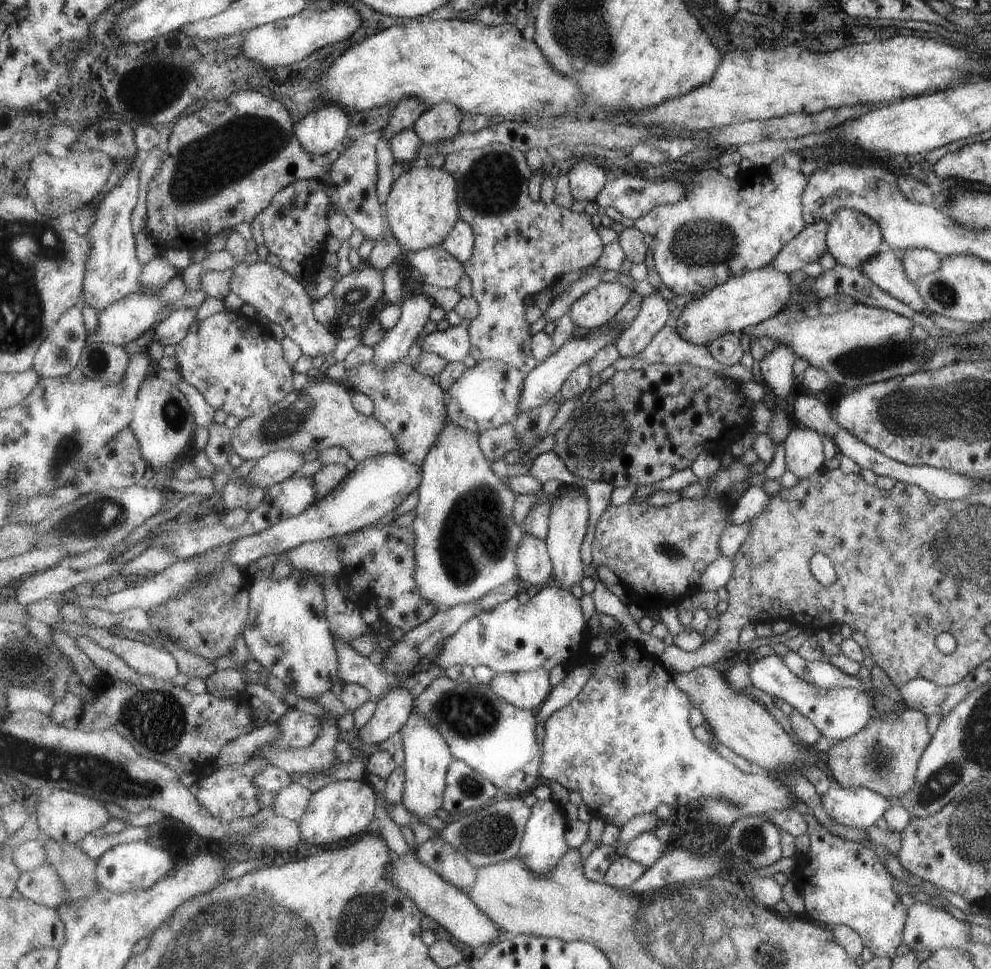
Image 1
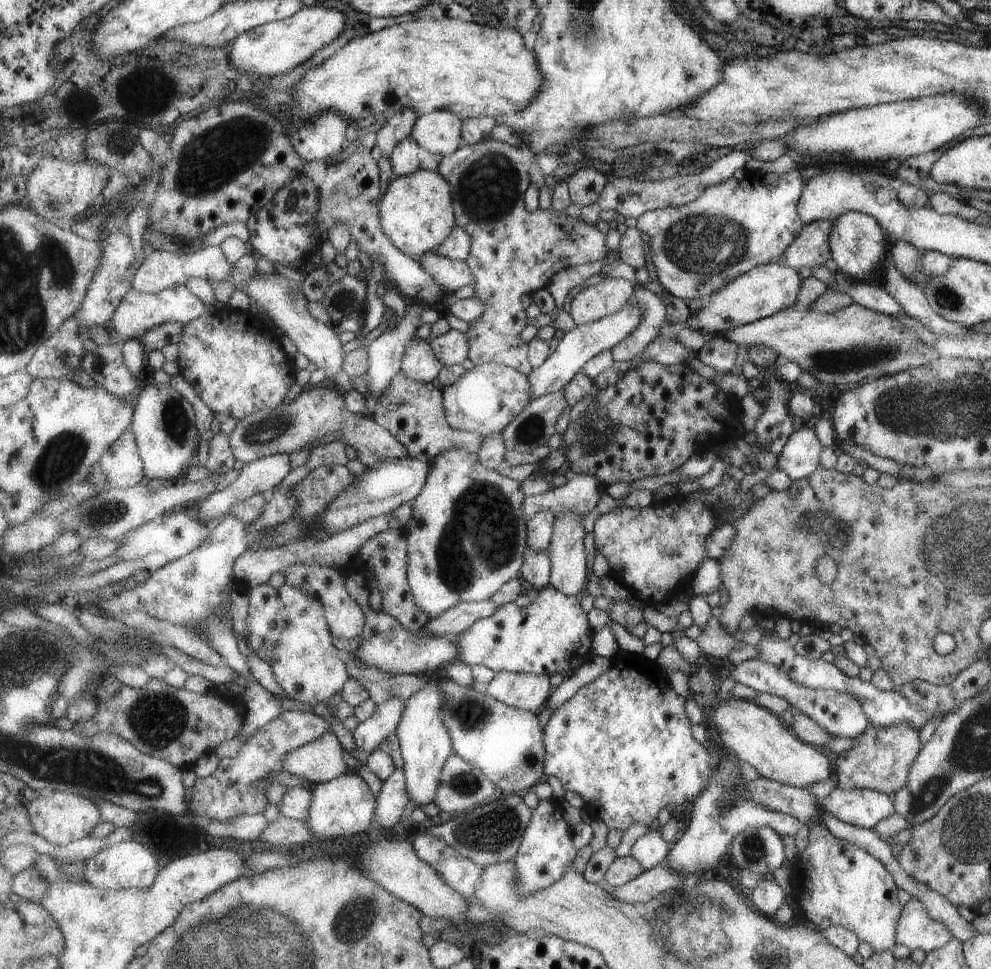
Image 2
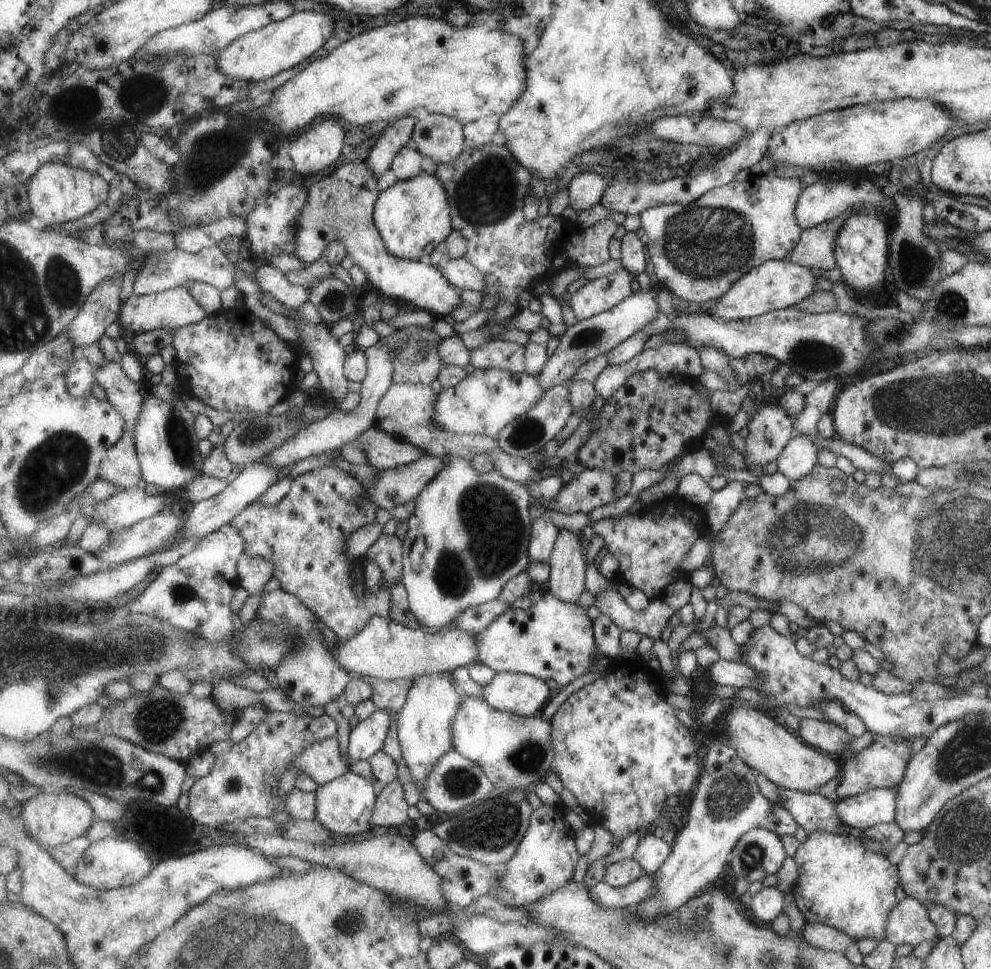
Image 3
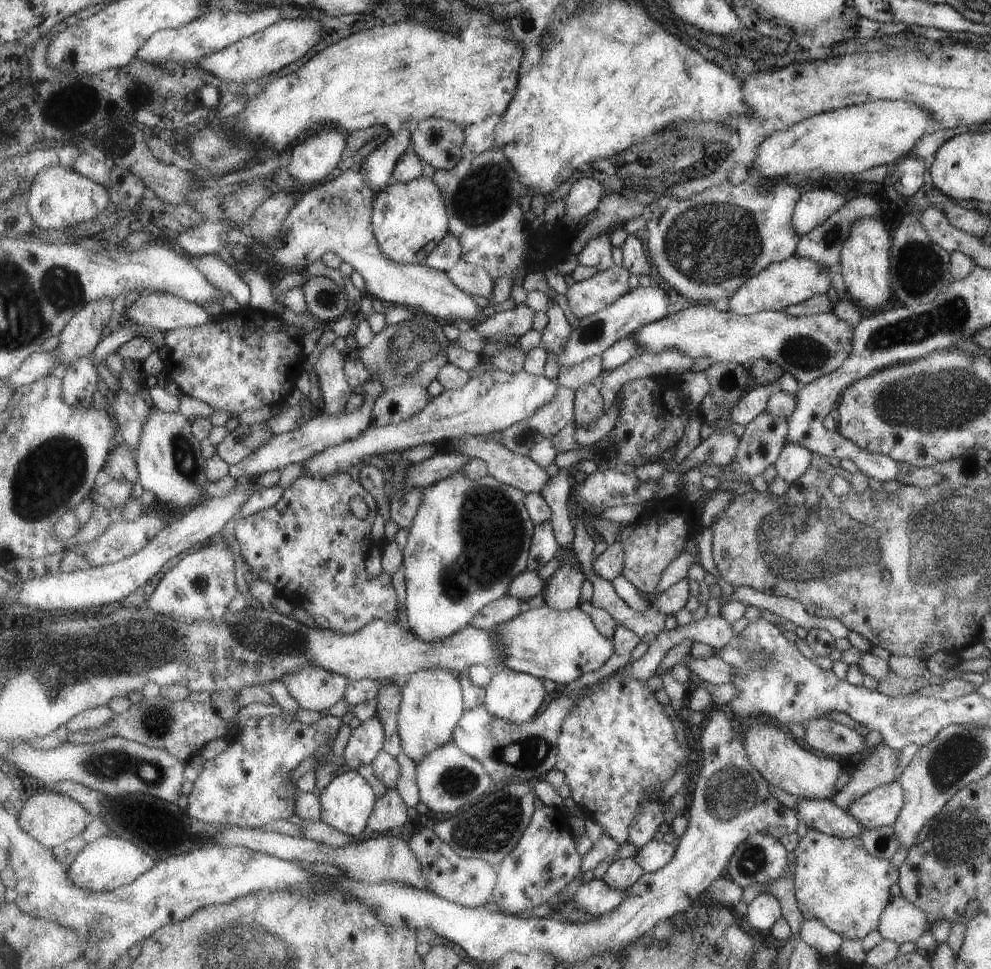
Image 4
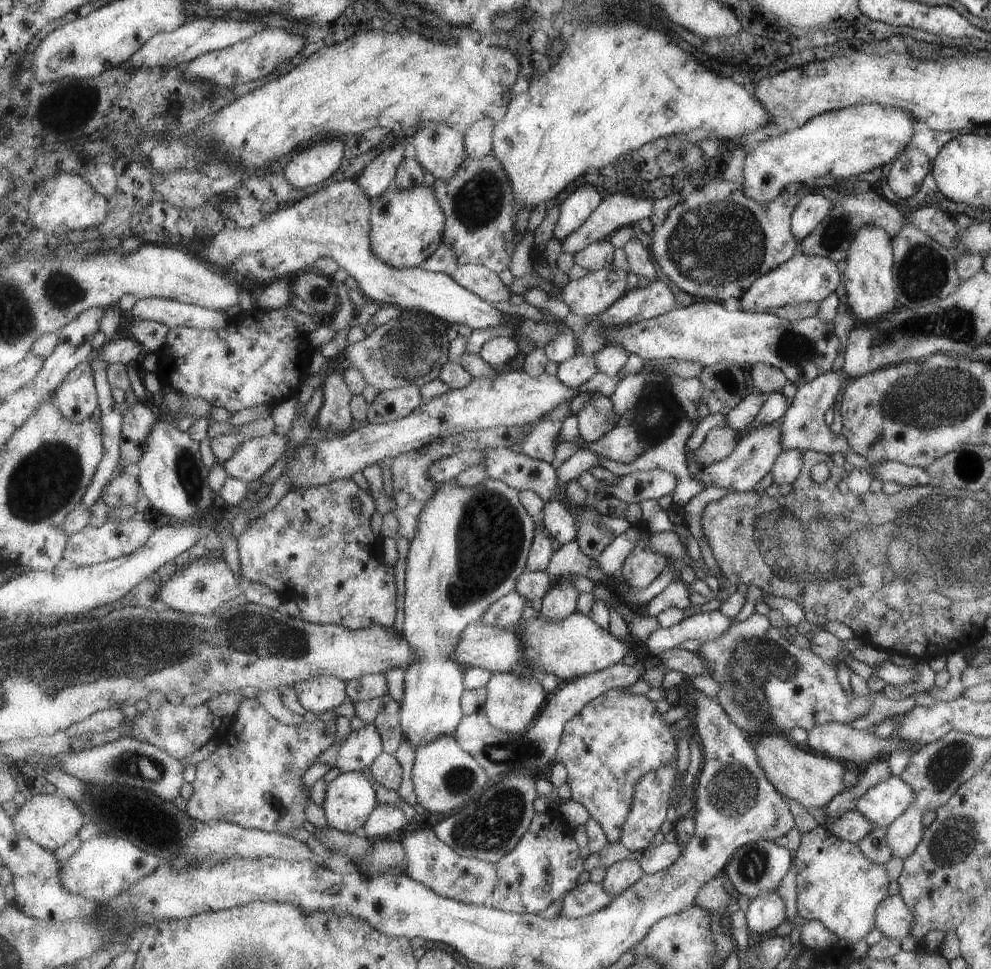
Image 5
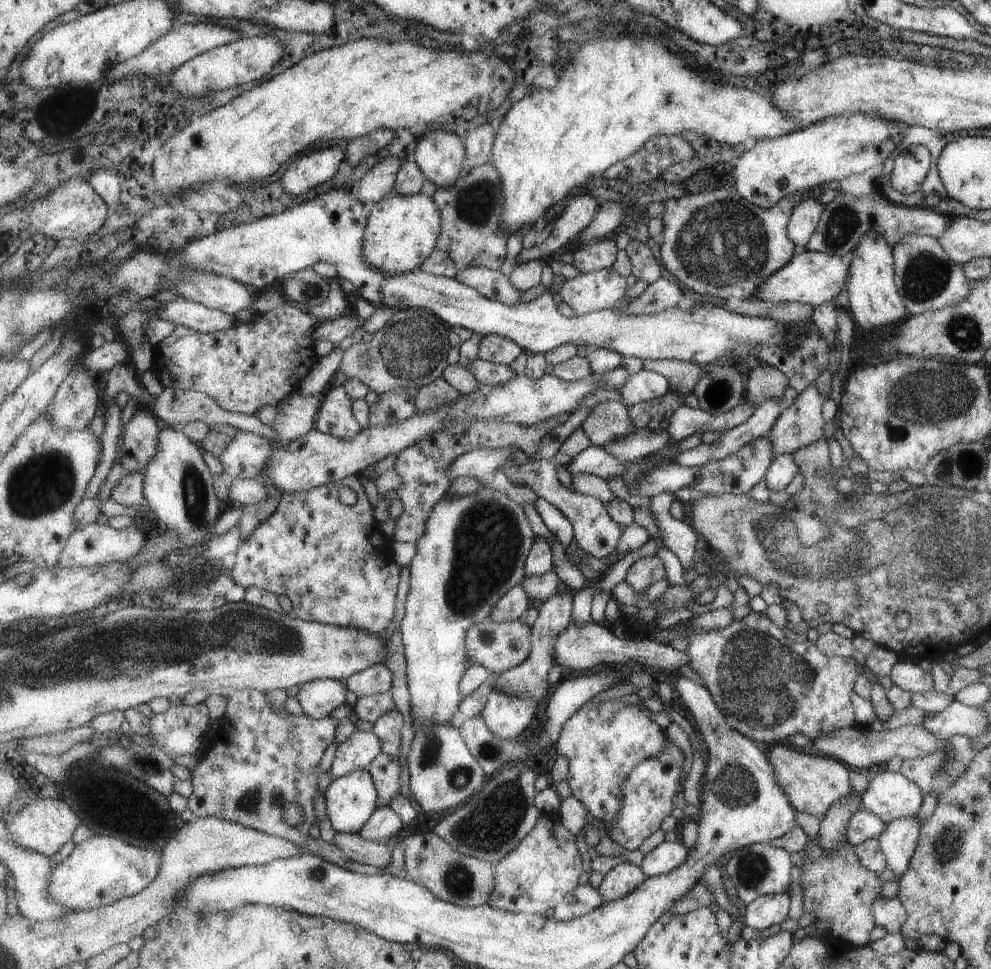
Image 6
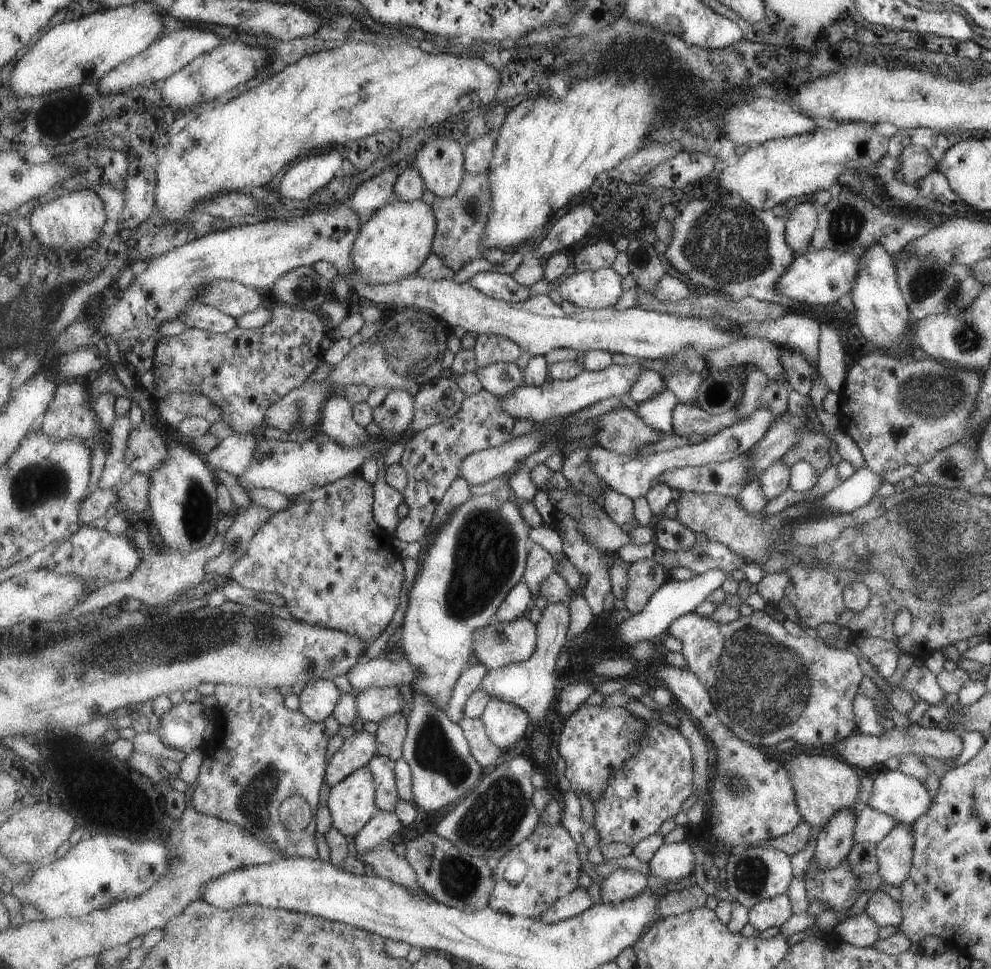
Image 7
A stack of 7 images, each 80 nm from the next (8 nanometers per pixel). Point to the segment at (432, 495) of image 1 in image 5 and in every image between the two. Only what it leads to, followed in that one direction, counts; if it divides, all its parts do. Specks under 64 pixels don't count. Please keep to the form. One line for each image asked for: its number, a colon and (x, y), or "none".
2: (468, 535)
3: (469, 536)
4: (471, 538)
5: (473, 543)

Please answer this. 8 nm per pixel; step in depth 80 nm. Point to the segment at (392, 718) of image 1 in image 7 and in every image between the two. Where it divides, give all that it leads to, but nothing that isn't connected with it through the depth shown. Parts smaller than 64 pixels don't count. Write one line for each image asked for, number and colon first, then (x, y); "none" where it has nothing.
2: (368, 735)
3: (368, 737)
4: (367, 741)
5: (361, 748)
6: (361, 748)
7: (359, 750)

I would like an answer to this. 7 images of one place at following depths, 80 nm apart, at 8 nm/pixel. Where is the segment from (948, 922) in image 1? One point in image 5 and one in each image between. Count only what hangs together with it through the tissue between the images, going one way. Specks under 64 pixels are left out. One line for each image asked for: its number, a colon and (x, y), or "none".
2: (915, 928)
3: (908, 923)
4: (900, 922)
5: (893, 918)

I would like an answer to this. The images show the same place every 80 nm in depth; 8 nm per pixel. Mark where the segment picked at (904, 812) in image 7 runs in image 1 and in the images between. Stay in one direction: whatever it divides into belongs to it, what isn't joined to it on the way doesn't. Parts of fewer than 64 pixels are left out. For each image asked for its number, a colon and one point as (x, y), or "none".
1: (857, 807)
2: (864, 808)
3: (874, 806)
4: (881, 806)
5: (880, 805)
6: (889, 796)

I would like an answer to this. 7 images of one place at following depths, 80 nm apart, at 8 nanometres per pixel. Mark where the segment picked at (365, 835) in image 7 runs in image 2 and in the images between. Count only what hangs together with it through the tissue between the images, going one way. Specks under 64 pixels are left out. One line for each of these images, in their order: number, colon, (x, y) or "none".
2: (394, 795)
3: (391, 810)
4: (391, 812)
5: (386, 819)
6: (383, 826)

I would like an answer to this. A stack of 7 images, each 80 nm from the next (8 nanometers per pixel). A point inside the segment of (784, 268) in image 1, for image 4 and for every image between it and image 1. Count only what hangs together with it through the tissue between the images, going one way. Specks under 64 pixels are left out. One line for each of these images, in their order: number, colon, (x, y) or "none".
2: (811, 247)
3: (816, 248)
4: (823, 244)

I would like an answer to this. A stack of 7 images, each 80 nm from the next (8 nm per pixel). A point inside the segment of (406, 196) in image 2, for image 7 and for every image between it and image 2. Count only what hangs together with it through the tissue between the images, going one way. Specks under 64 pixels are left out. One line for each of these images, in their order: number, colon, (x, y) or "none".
3: (413, 217)
4: (410, 220)
5: (408, 225)
6: (403, 230)
7: (395, 242)

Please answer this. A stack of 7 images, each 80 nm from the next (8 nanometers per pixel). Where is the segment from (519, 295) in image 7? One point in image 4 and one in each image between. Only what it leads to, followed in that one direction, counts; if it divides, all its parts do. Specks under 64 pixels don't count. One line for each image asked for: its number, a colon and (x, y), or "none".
4: (476, 280)
5: (479, 279)
6: (491, 283)

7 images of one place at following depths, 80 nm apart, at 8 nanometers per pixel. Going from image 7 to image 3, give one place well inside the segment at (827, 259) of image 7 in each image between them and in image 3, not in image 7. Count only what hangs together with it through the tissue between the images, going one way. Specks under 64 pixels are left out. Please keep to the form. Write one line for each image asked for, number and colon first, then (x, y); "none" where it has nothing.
3: (777, 284)
4: (778, 285)
5: (802, 278)
6: (810, 277)

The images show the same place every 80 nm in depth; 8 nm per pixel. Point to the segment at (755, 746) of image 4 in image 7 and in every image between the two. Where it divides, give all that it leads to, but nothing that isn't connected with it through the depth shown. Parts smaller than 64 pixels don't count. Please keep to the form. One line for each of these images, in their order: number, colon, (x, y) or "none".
5: (813, 781)
6: (812, 783)
7: (822, 784)

